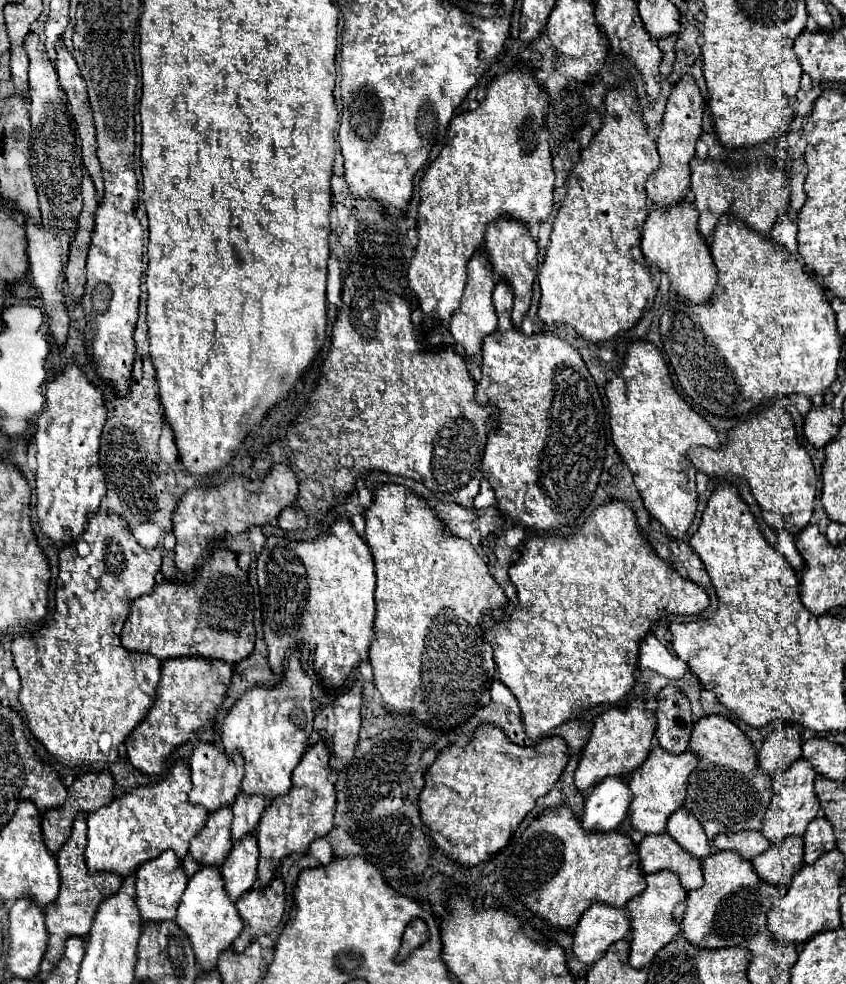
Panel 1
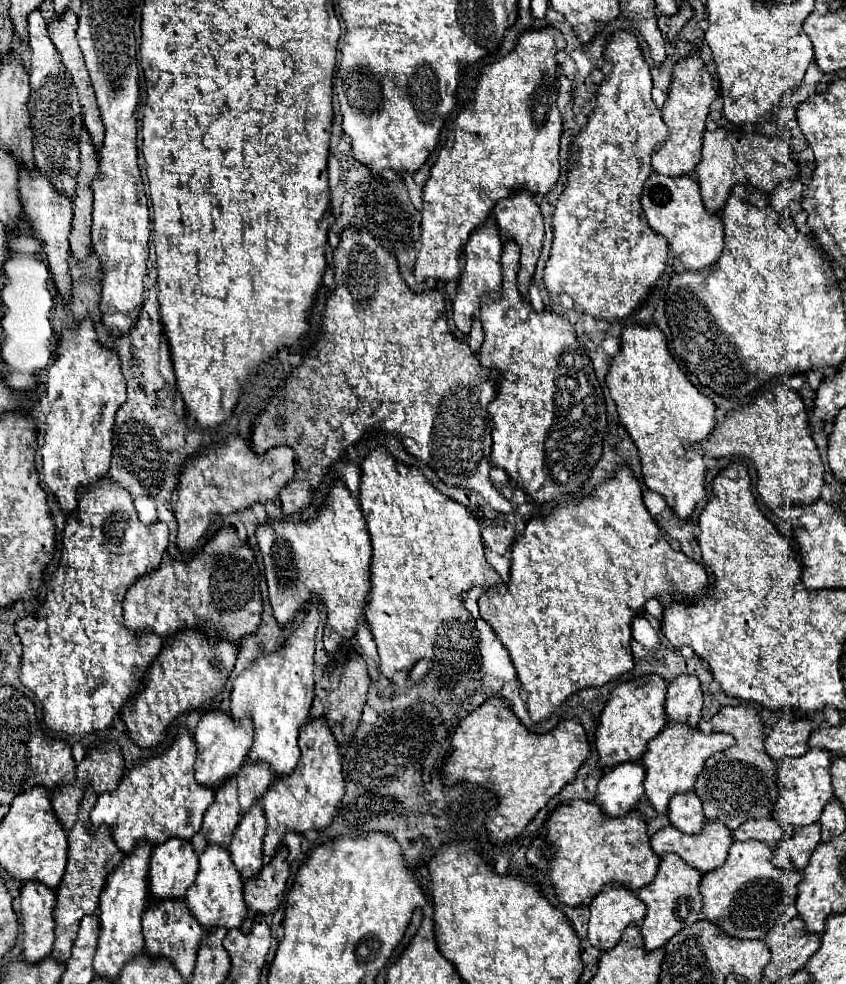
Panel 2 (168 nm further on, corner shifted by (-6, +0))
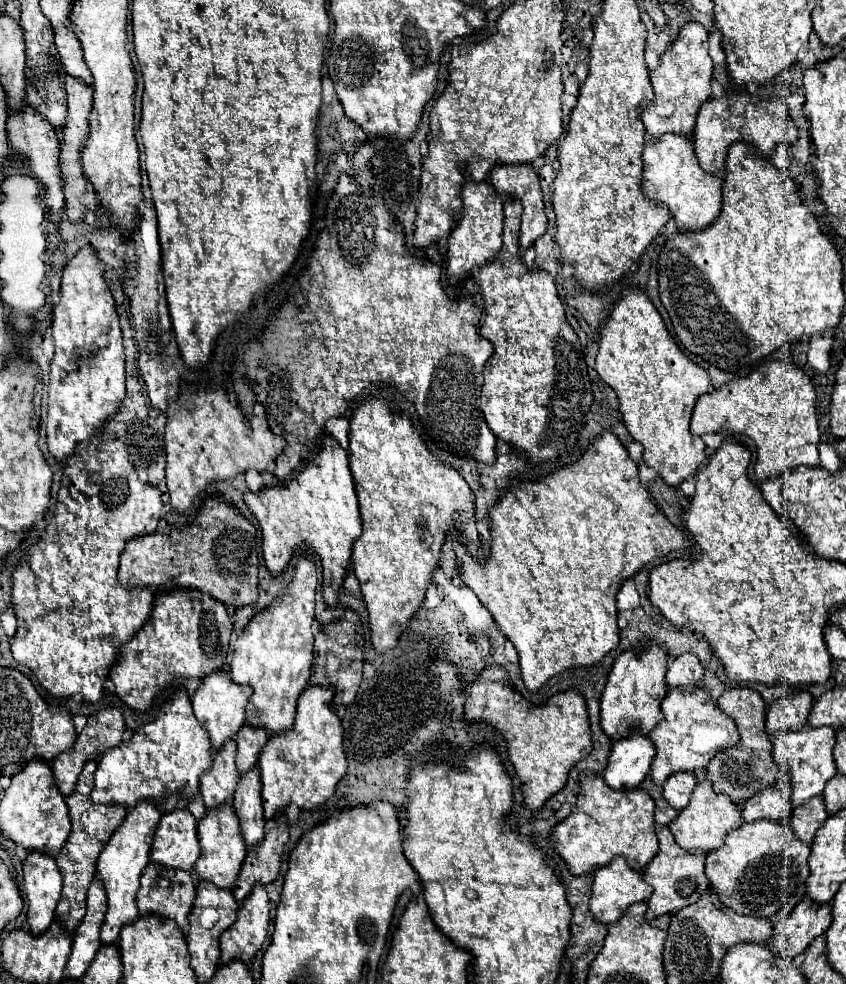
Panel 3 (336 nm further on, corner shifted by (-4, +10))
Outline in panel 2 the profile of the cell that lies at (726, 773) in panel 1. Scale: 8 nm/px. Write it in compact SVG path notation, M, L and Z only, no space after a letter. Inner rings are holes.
M724 706L712 720L714 732L726 732L736 738L730 750L718 752L706 760L702 774L696 780L694 792L700 796L704 816L708 820L720 820L730 830L736 830L750 818L770 816L778 800L778 764L764 750L764 724L758 712L750 706Z

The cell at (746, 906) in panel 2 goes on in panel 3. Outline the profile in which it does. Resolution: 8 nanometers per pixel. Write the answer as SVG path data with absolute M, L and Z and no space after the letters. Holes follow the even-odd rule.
M756 820L728 832L724 846L708 852L706 876L724 906L738 914L770 918L788 900L800 902L804 898L804 884L810 876L808 856L810 844L796 840L790 826L774 820Z

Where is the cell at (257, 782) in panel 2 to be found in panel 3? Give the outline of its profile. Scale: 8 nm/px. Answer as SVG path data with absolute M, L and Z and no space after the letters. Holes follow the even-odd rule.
M242 726L238 730L238 736L236 736L236 744L238 744L236 766L238 766L240 774L250 772L258 764L260 750L264 748L266 742L268 742L268 732L260 730L260 728Z

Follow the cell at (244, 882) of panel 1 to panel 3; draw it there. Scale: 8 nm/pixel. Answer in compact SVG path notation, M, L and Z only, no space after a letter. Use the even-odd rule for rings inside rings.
M252 768L248 776L240 778L238 788L234 792L234 800L232 800L232 808L240 820L240 832L246 846L258 844L260 840L264 840L266 822L262 816L260 788L262 788L260 772L258 768Z

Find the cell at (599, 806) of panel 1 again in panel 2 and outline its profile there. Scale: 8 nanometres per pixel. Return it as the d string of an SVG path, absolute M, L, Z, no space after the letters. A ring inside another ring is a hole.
M622 762L606 772L598 784L598 798L602 812L606 816L624 816L628 814L638 800L644 796L644 764Z

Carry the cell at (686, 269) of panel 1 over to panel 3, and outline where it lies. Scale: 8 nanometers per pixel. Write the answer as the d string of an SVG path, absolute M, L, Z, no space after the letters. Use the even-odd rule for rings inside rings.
M672 134L662 136L660 140L652 140L646 144L642 160L644 160L642 178L644 196L656 204L668 206L680 232L706 230L718 218L722 210L722 178L706 174L698 166L698 158L694 154L694 144L690 138Z

